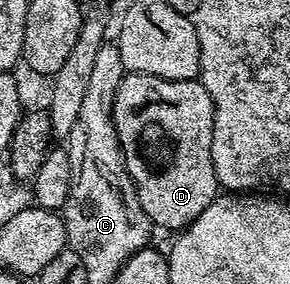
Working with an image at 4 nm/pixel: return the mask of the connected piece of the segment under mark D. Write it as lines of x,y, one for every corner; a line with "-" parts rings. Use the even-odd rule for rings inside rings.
126,74
125,80
119,85
113,120
117,136
121,142
121,151
125,154
125,168
133,178
133,184
139,197
139,205
143,205
143,213
153,222
154,228
166,227
172,233
180,232
211,205
219,194
219,184
215,177
215,165
211,157
211,137
213,136
213,102
211,93
197,79
187,81
171,81
163,77
150,75
-
166,139
173,150
169,164
162,171
153,175
153,162
161,163
165,159
165,147
161,142

